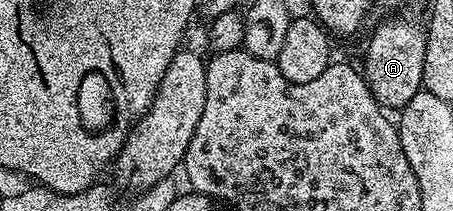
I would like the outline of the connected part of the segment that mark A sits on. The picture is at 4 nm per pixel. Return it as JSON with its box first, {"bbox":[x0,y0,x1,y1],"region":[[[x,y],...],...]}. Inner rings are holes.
{"bbox":[361,19,426,109],"region":[[[387,19],[372,33],[367,43],[367,64],[362,64],[361,70],[380,107],[401,109],[422,88],[426,40],[424,24],[411,19]]]}

